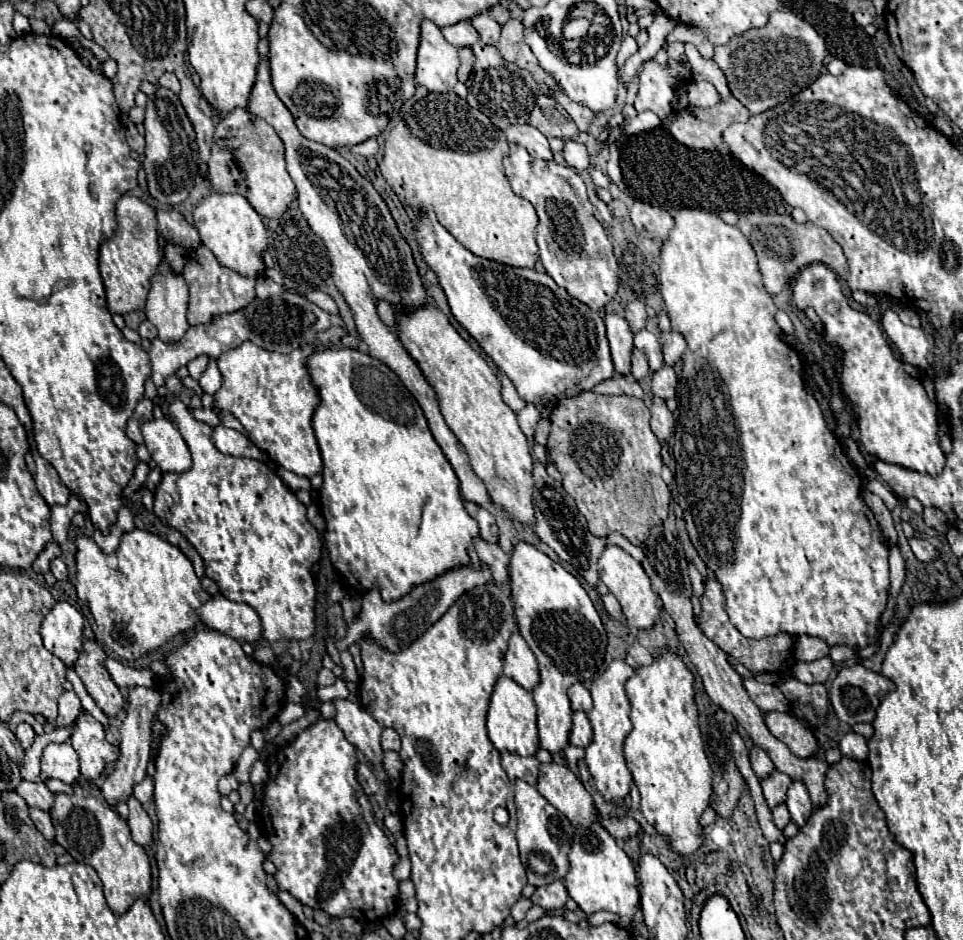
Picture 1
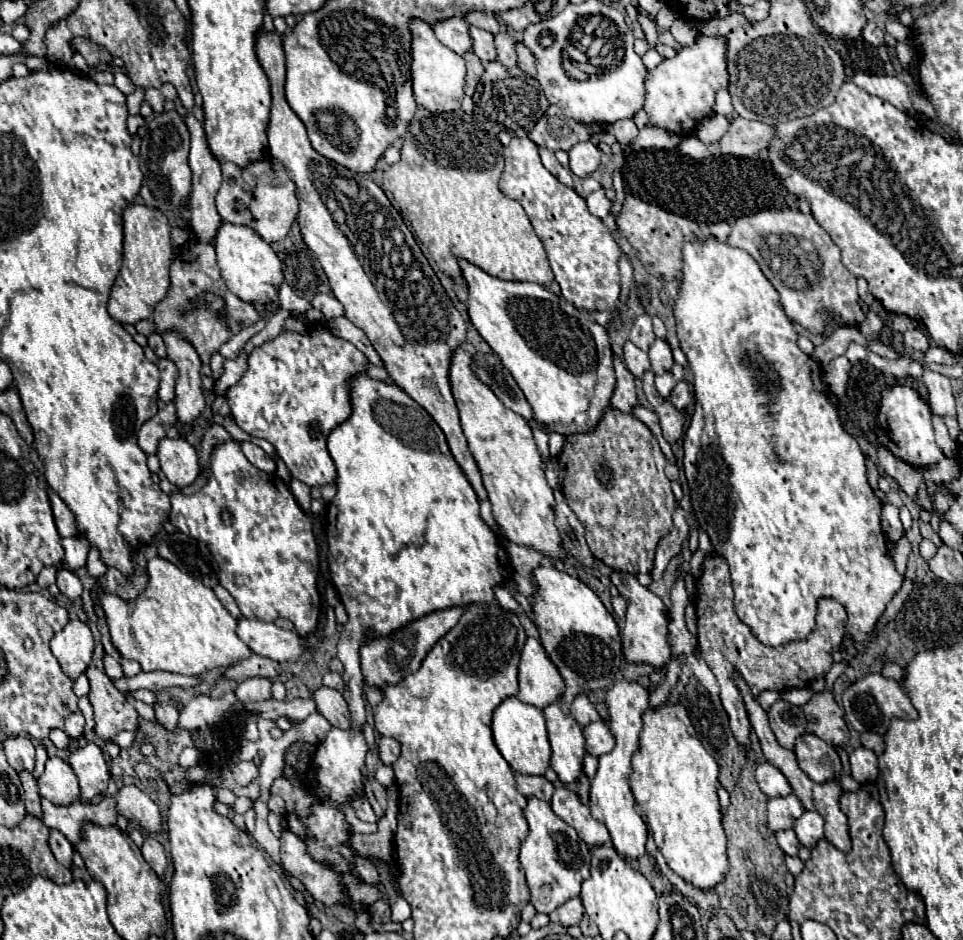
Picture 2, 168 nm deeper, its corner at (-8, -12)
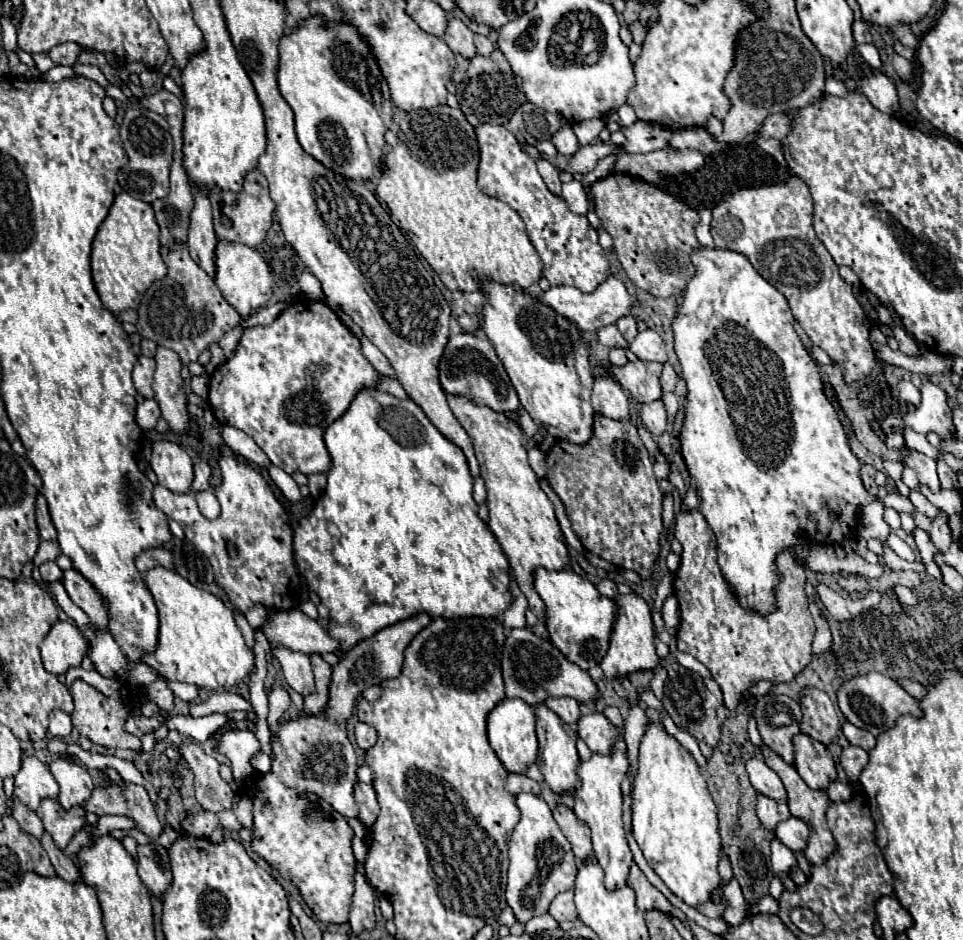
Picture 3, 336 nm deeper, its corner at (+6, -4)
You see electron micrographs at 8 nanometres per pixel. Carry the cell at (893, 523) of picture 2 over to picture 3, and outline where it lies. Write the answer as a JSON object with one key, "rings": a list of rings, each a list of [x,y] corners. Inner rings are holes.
{"rings":[[[889,493],[886,497],[882,499],[884,505],[890,505],[897,512],[905,512],[913,514],[916,510],[909,497],[905,497],[900,493]]]}

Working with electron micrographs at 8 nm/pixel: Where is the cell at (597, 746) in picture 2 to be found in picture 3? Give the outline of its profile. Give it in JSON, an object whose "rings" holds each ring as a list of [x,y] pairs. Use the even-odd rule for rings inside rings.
{"rings":[[[585,714],[577,722],[577,736],[597,754],[609,754],[617,738],[617,728],[601,714]]]}

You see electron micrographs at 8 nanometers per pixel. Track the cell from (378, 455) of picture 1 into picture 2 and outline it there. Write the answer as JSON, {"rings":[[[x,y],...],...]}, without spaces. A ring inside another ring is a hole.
{"rings":[[[357,374],[353,380],[351,380],[351,406],[353,406],[353,412],[349,416],[349,420],[345,420],[343,424],[339,424],[327,438],[327,448],[329,448],[329,454],[337,466],[337,488],[339,488],[339,480],[341,480],[341,500],[339,500],[339,492],[337,496],[333,498],[333,502],[328,505],[328,521],[329,521],[329,553],[327,562],[329,562],[329,572],[331,572],[331,580],[339,592],[339,598],[343,594],[343,606],[349,614],[349,620],[347,624],[343,626],[341,634],[339,634],[339,642],[337,642],[337,658],[343,662],[345,666],[345,672],[343,672],[343,680],[345,680],[345,688],[343,688],[343,698],[349,706],[349,714],[351,714],[351,728],[349,730],[343,730],[343,728],[331,728],[331,732],[327,734],[325,742],[319,744],[317,752],[315,752],[315,758],[313,758],[313,770],[315,770],[315,780],[317,780],[317,788],[311,788],[311,792],[319,798],[319,804],[313,806],[313,812],[309,818],[303,818],[303,822],[307,824],[309,832],[317,838],[317,840],[305,840],[307,842],[307,852],[315,858],[315,860],[331,860],[335,870],[341,874],[341,882],[347,886],[347,896],[351,902],[359,902],[363,906],[369,906],[373,904],[375,900],[379,900],[383,896],[383,886],[377,884],[377,886],[369,886],[369,884],[363,884],[359,880],[359,876],[355,876],[353,868],[351,868],[351,860],[355,858],[355,852],[345,846],[347,838],[349,838],[349,824],[345,822],[343,814],[337,810],[337,804],[347,804],[361,788],[363,788],[363,768],[365,768],[365,752],[367,752],[367,742],[363,738],[363,726],[365,726],[365,704],[363,704],[363,674],[361,674],[361,664],[359,664],[359,648],[363,642],[367,642],[369,638],[383,638],[383,636],[389,636],[391,632],[399,630],[401,626],[407,626],[409,622],[429,614],[429,612],[435,612],[435,610],[445,610],[445,608],[453,608],[453,606],[471,606],[471,604],[493,604],[495,602],[495,594],[493,590],[497,586],[503,586],[503,584],[509,584],[511,578],[513,578],[513,568],[511,568],[511,560],[505,552],[505,548],[499,544],[497,536],[493,534],[493,530],[483,522],[483,518],[479,516],[479,500],[477,500],[477,494],[473,490],[473,486],[469,484],[467,476],[463,474],[461,466],[455,462],[449,446],[447,446],[447,440],[445,440],[445,434],[443,430],[437,426],[437,422],[427,414],[425,408],[421,408],[411,396],[407,396],[399,386],[395,384],[385,384],[385,382],[379,382],[379,380],[373,380],[369,378],[367,374]]]}

